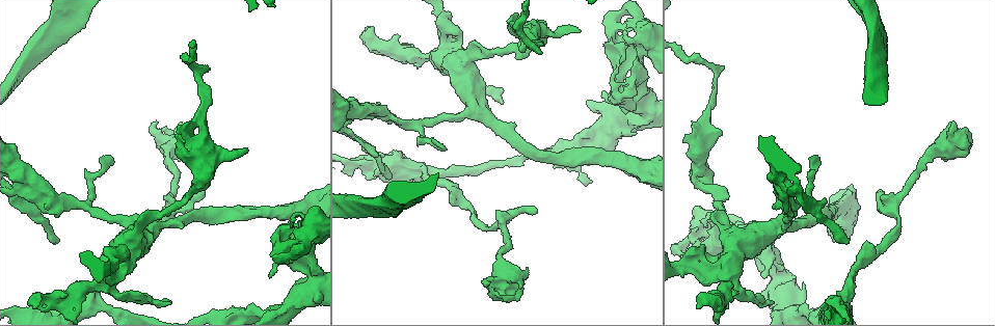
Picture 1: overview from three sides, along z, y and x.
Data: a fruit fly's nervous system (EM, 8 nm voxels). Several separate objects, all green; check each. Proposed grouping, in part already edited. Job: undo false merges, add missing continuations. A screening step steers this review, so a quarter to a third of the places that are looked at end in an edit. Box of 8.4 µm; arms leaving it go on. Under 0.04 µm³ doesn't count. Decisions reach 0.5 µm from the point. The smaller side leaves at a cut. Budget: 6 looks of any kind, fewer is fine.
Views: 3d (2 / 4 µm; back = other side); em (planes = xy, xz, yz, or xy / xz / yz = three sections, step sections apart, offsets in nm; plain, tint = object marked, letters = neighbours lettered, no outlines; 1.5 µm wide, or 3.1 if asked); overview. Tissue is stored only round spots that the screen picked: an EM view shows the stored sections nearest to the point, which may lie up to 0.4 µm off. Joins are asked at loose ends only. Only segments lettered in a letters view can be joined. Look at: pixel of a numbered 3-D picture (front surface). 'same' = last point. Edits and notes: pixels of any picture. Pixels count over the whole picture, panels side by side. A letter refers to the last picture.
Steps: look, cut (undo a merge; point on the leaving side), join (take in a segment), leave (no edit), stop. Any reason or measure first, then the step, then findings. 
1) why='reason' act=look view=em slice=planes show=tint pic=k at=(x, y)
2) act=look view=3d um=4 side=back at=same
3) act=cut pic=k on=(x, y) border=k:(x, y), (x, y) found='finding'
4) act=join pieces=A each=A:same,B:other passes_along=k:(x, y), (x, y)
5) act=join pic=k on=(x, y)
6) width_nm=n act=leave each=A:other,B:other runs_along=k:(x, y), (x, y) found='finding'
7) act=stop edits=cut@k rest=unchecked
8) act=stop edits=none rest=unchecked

why='branch stops here' act=look view=em slice=planes show=letters pic=1 at=(246, 151)

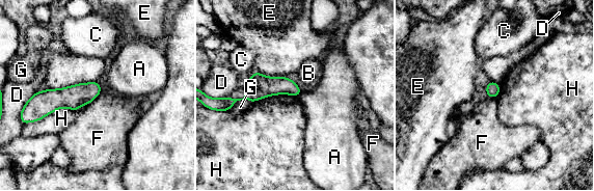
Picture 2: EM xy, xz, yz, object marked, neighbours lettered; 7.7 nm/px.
act=leave each=A:other,B:other,C:other,D:other,E:other,F:other,G:other,H:other runs_along=2:(98, 88), (75, 97), (34, 103) found='no lettered segment goes on from it'

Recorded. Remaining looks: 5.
why='arms part here' act=look view=3d um=4 pic=1 at=(620, 91)

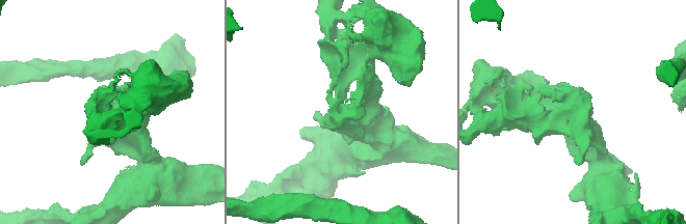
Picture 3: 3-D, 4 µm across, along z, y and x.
act=look view=em slice=planes show=tint pic=3 at=(344, 111)

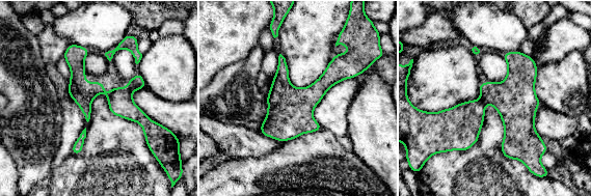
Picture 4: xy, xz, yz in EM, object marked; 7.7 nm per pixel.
act=look view=em slice=planes show=letters at=same

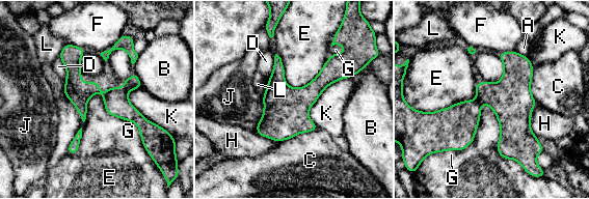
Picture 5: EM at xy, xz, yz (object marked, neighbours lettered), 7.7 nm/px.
width_nm=150 act=leave each=A:other,B:other,C:other,D:other,E:other,F:other,G:other,H:other,J:other,K:other,L:other runs_along=5:(68, 47), (74, 78), (132, 114), (143, 135) found='all the same neuron'

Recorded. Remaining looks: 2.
act=stop edits=none rest=unchecked

